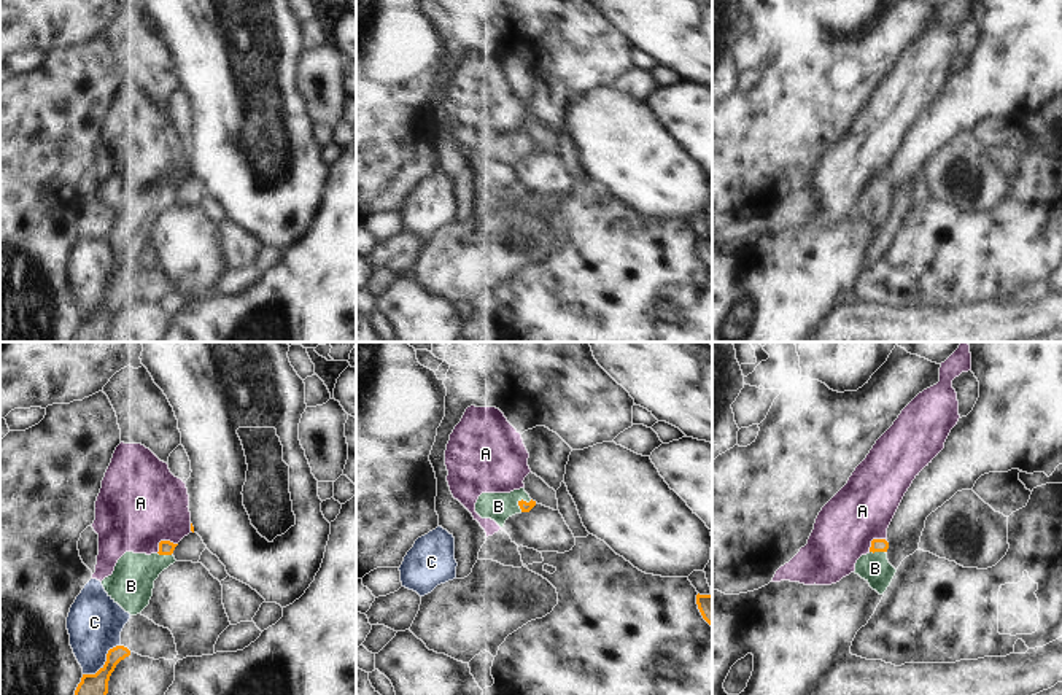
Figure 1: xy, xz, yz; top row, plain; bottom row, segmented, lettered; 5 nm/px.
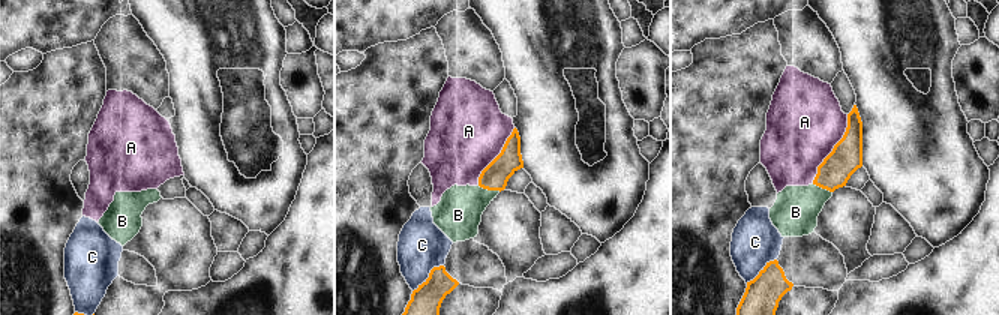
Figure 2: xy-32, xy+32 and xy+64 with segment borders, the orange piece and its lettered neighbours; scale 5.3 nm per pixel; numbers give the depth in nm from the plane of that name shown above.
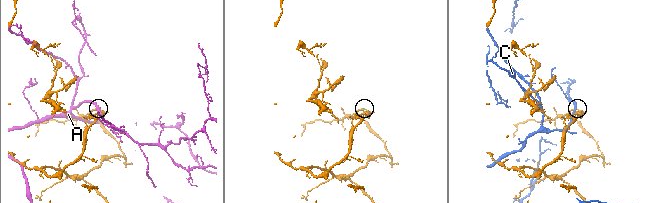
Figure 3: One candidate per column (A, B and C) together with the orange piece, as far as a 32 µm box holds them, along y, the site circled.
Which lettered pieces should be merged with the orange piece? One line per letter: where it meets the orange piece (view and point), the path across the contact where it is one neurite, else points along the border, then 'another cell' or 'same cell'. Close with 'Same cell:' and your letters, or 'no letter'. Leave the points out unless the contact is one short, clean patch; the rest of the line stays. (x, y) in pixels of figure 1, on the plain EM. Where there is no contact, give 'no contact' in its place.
A: xy (162, 185) | another cell
B: xz (520, 145) | across xz (525, 150), (520, 145), (498, 150) | same cell
C: xy (105, 306) | along xy (120, 288), (108, 295), (107, 304), (94, 317), (83, 318) | another cell
Same cell: B

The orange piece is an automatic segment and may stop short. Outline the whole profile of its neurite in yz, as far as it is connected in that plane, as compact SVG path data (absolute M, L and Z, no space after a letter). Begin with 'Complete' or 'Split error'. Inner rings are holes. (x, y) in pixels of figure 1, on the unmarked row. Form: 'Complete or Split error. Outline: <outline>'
Split error. Outline: M873 183L870 196L857 204L854 215L879 239L887 234L897 216L887 204L887 192L889 186L886 183Z

